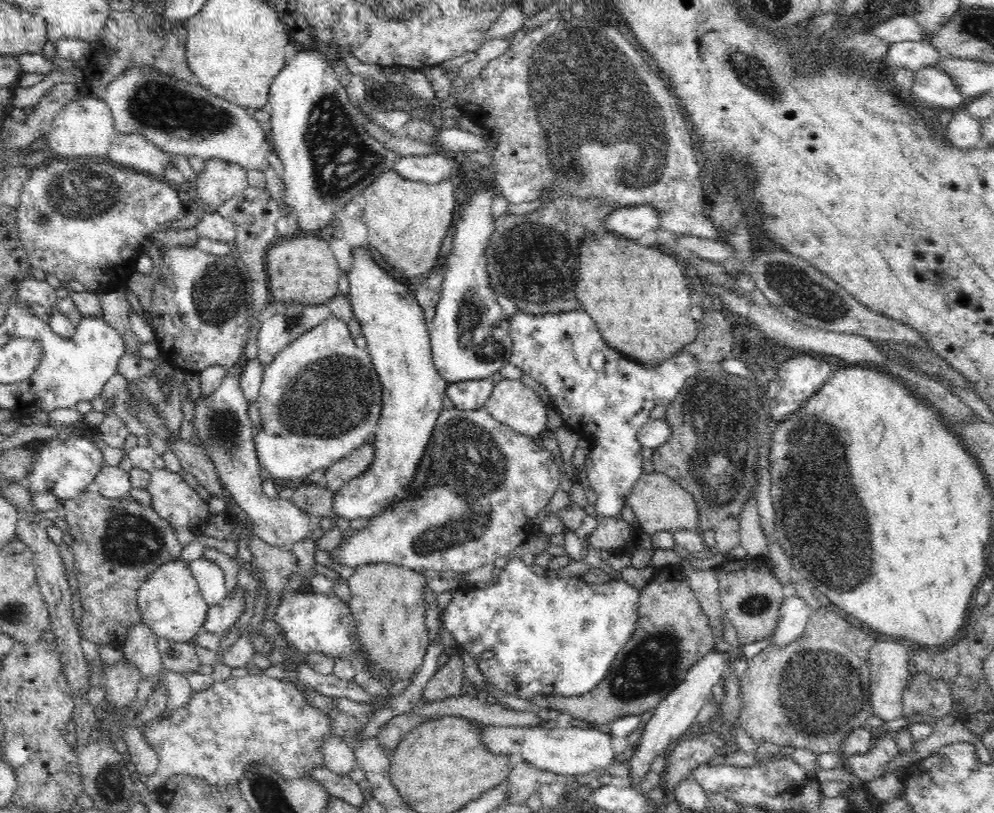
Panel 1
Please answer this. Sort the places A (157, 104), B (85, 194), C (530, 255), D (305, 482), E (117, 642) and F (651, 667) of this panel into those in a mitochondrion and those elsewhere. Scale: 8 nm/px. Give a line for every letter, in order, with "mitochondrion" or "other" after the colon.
A: mitochondrion
B: mitochondrion
C: mitochondrion
D: other
E: other
F: mitochondrion

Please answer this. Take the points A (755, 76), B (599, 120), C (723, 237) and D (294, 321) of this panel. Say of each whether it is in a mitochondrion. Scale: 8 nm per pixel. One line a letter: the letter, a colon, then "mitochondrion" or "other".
A: mitochondrion
B: mitochondrion
C: other
D: mitochondrion

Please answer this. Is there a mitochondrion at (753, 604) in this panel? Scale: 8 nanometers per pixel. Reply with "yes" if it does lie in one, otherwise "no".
yes

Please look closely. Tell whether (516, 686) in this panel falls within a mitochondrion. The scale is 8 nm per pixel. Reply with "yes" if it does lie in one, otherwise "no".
no

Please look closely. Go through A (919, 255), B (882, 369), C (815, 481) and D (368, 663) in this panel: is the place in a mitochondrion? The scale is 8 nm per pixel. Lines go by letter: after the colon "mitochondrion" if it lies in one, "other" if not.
A: other
B: other
C: mitochondrion
D: other

